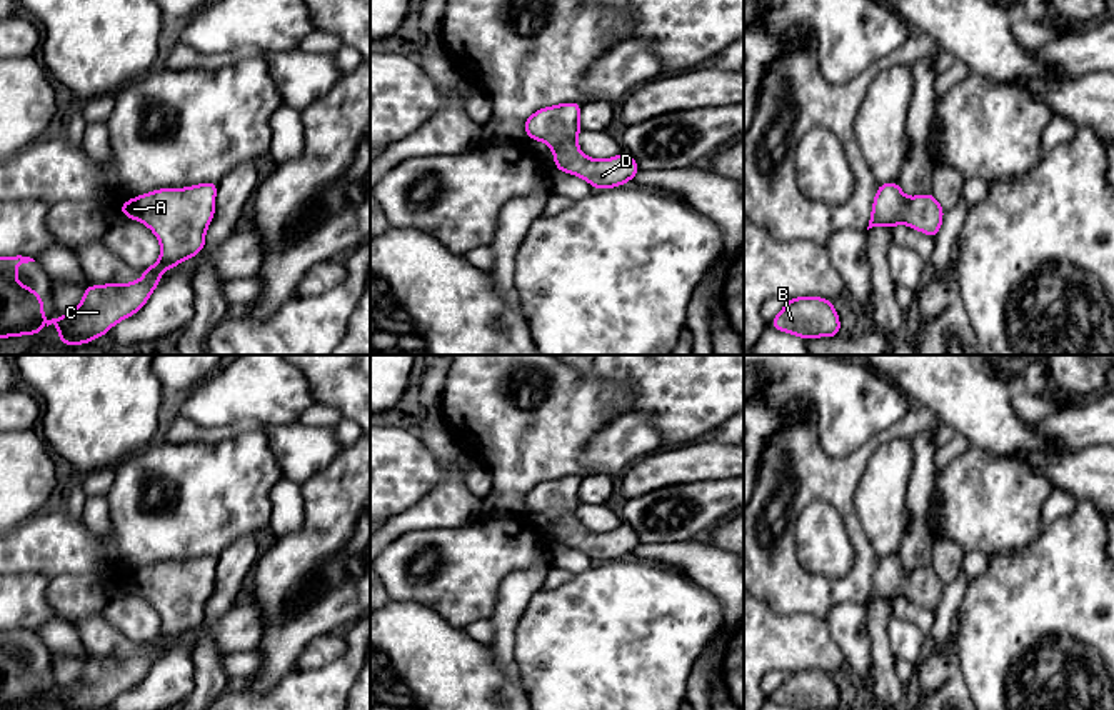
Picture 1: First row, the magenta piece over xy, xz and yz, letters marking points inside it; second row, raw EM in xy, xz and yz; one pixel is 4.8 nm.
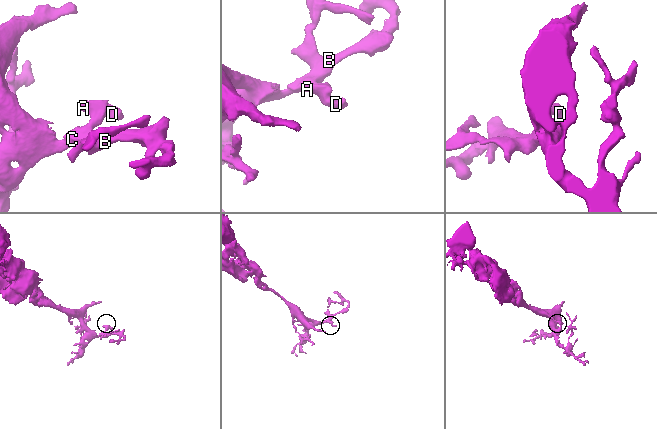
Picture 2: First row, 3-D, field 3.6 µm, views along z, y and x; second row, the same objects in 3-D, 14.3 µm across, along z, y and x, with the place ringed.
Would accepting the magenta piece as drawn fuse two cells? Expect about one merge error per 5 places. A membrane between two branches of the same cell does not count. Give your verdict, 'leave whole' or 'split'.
leave whole

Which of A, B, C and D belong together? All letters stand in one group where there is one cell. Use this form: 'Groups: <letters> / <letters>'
Groups: A B C D

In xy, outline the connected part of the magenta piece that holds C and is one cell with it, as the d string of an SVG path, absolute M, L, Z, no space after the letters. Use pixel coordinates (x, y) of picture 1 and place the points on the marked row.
M213 182L192 185L187 188L160 188L120 205L123 217L145 223L158 238L162 253L155 265L142 268L143 278L127 285L105 283L88 285L83 292L82 303L67 315L52 320L43 318L43 298L27 285L17 282L17 265L35 262L30 257L0 257L0 338L22 337L25 333L42 333L42 323L55 323L60 330L57 338L68 347L88 343L107 332L118 322L138 312L160 283L160 273L172 270L205 248L205 232L215 215L215 193L218 185Z

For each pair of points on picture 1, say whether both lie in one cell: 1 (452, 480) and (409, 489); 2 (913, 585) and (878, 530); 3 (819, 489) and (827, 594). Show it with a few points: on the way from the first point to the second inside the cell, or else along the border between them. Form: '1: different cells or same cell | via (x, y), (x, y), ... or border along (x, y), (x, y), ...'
1: different cells | border along (427, 447), (446, 472), (446, 477), (409, 509)
2: different cells | border along (896, 554), (879, 559)
3: same cell | via (848, 512), (861, 542), (861, 570), (858, 574)

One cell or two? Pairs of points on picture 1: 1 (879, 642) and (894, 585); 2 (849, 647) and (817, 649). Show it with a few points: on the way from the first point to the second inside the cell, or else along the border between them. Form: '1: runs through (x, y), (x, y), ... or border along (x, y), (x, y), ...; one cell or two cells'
1: runs through (879, 629), (881, 599); one cell
2: border along (824, 620), (844, 664); two cells

